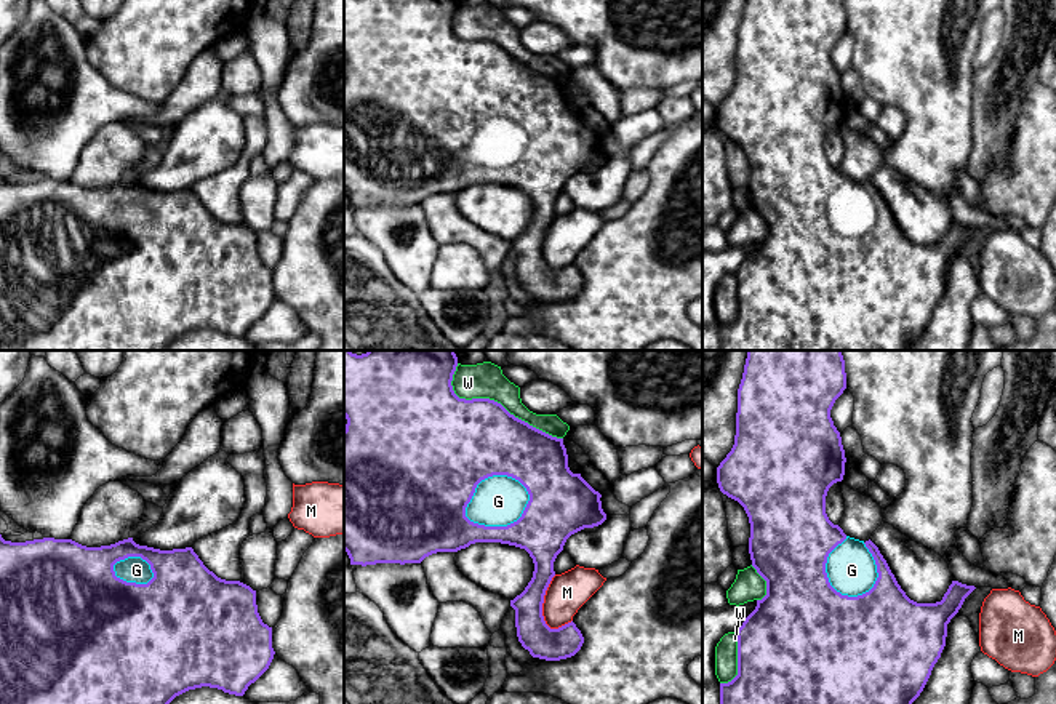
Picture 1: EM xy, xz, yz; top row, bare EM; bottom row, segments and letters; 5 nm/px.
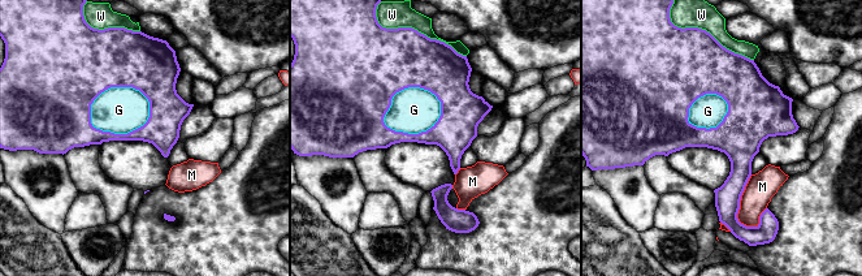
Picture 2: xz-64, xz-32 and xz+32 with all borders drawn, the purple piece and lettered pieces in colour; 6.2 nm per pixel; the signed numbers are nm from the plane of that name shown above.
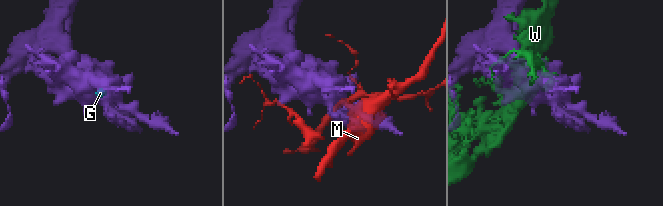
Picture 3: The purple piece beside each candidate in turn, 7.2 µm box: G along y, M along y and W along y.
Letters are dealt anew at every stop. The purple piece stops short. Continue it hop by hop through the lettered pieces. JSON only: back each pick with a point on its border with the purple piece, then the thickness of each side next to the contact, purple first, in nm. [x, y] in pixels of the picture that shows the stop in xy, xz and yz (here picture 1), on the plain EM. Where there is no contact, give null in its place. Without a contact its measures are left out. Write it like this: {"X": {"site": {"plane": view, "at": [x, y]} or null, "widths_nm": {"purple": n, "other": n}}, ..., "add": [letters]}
{"G": {"site": {"plane": "xz", "at": [503, 168]}, "widths_nm": {"purple": 280, "other": 260}}, "add": ["G"]}

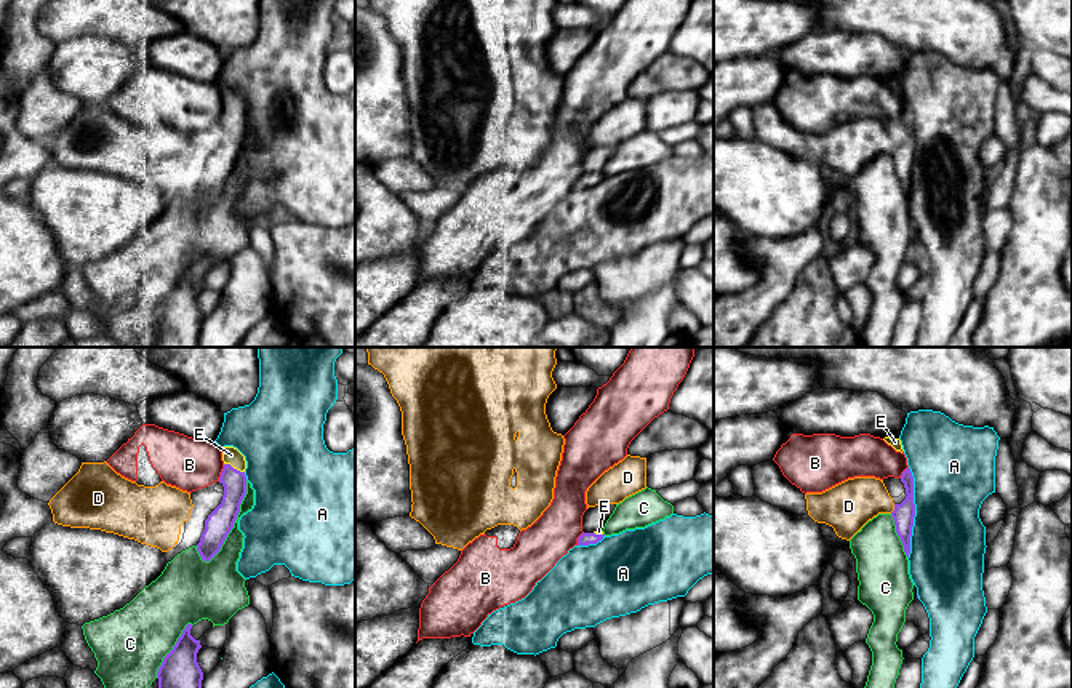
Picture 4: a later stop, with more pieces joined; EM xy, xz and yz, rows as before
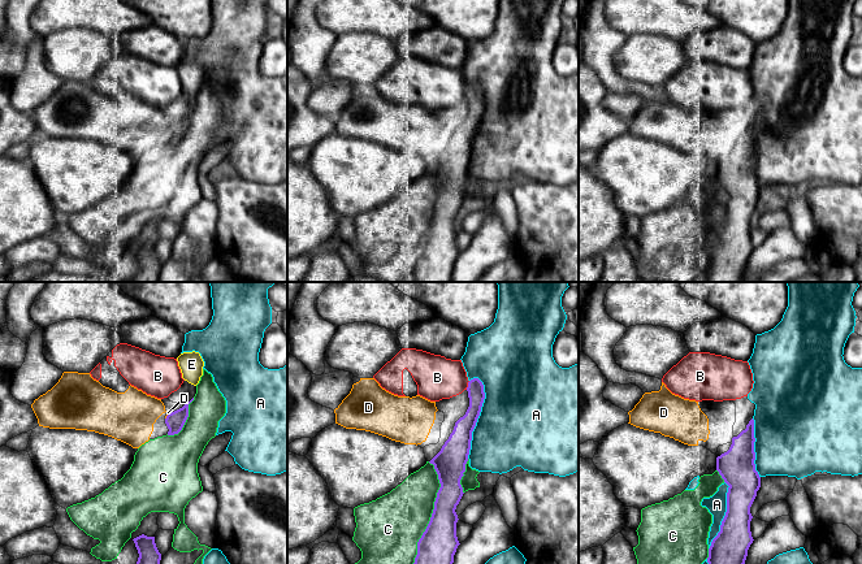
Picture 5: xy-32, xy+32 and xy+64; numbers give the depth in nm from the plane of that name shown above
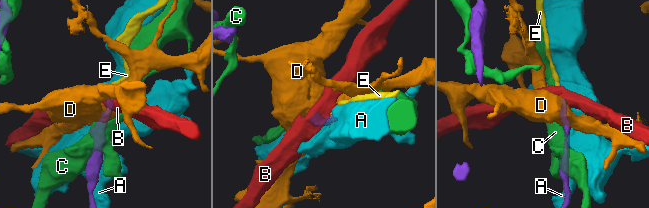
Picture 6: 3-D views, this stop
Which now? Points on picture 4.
{"E": {"site": {"plane": "xy", "at": [232, 109]}, "widths_nm": {"purple": 120, "other": 90}}, "add": ["E"]}

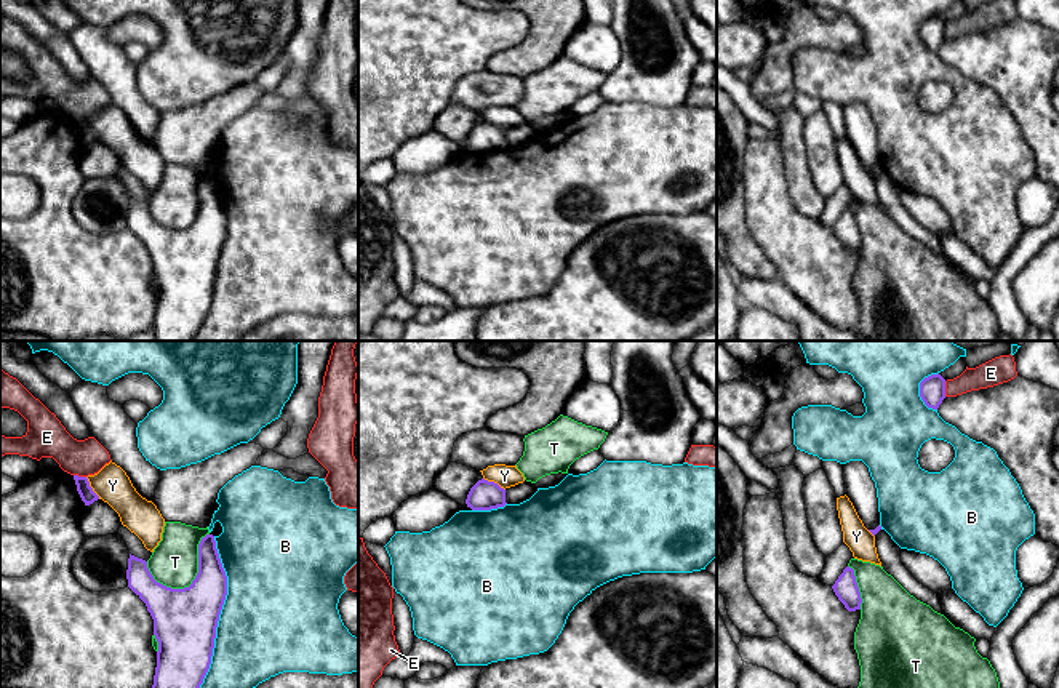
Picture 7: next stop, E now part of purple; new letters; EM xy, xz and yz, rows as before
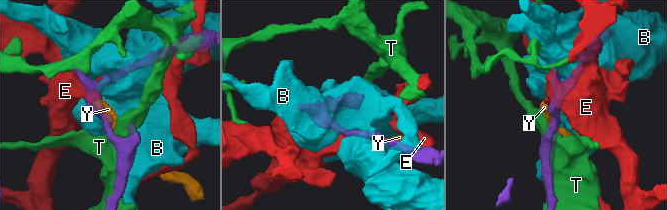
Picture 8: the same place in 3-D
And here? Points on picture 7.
{"add": []}

